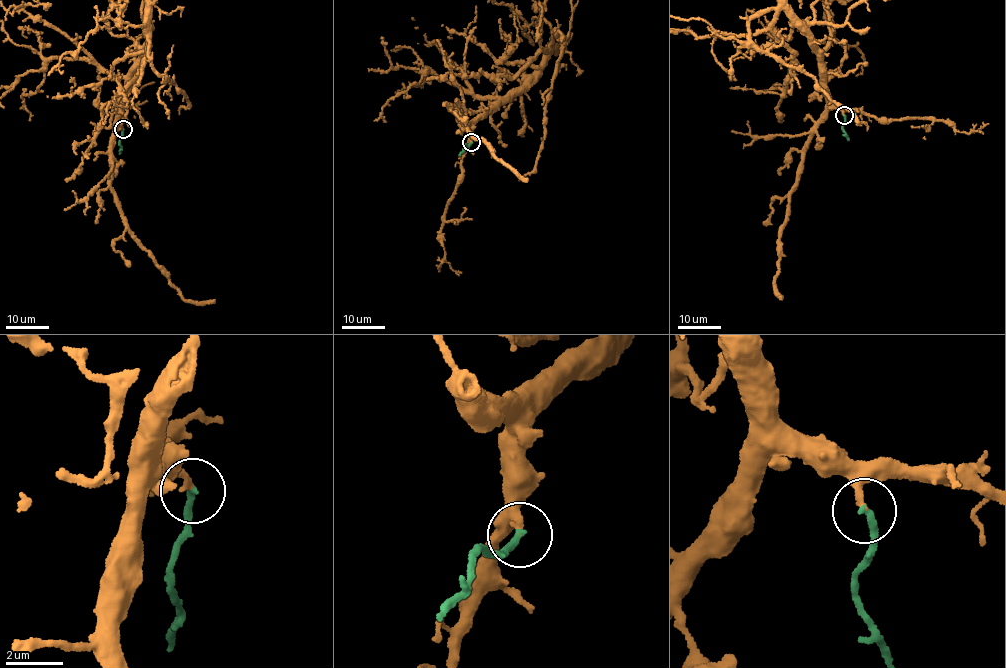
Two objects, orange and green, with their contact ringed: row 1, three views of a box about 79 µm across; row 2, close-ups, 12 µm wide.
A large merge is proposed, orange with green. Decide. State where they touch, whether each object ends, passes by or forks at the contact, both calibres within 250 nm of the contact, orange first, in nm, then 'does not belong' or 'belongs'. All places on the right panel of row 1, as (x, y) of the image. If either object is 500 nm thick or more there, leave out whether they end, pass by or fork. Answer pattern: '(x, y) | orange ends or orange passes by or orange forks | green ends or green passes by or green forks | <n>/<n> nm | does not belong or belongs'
(844, 115) | orange ends | green ends | 200/260 nm | belongs

